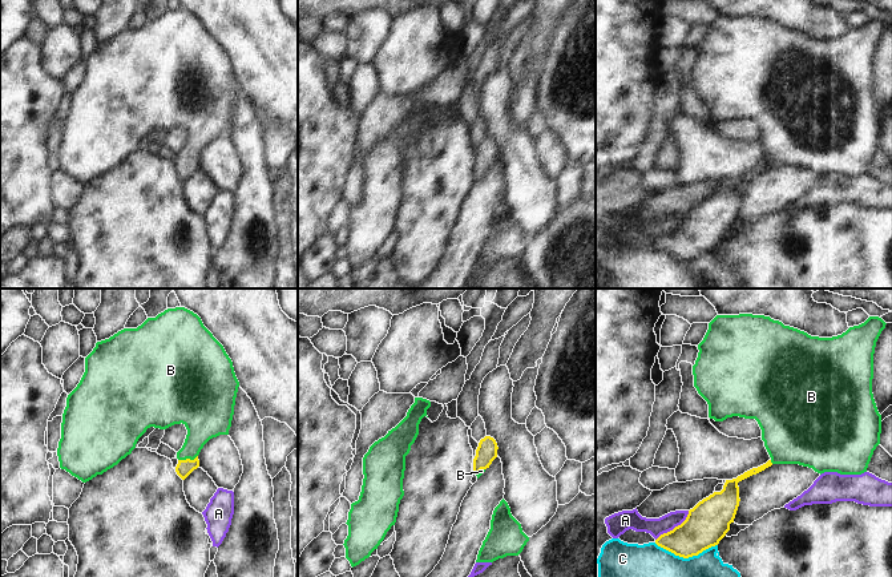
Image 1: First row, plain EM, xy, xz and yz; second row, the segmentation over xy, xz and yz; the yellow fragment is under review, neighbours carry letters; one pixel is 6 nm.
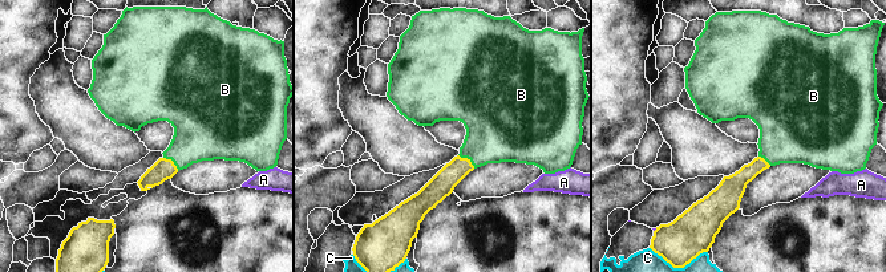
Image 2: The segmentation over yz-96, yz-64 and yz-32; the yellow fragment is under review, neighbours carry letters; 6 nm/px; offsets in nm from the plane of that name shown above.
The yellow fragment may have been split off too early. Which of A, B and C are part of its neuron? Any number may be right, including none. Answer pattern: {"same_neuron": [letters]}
{"same_neuron": ["B"]}

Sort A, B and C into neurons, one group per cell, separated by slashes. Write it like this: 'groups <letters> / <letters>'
groups A / B / C

